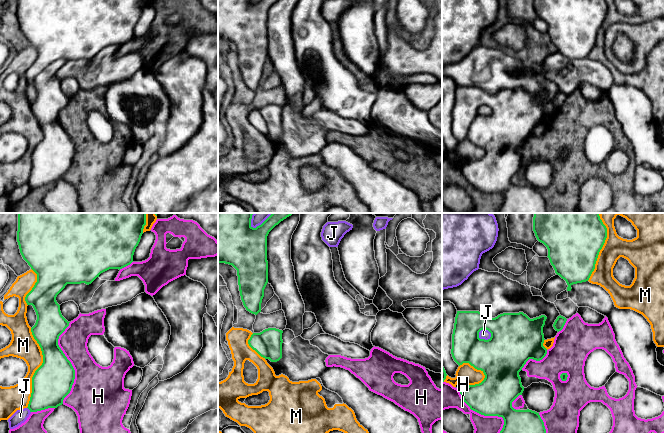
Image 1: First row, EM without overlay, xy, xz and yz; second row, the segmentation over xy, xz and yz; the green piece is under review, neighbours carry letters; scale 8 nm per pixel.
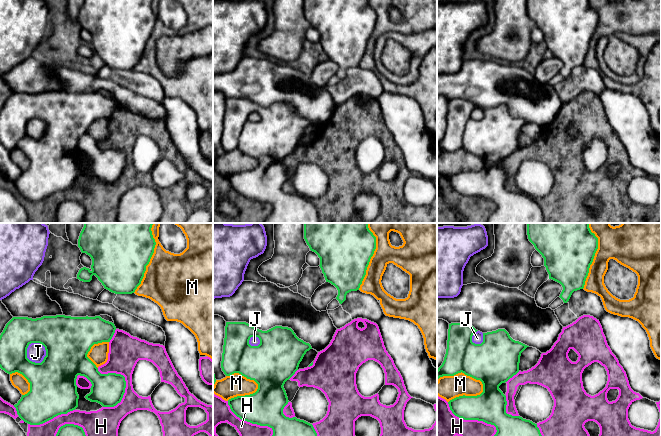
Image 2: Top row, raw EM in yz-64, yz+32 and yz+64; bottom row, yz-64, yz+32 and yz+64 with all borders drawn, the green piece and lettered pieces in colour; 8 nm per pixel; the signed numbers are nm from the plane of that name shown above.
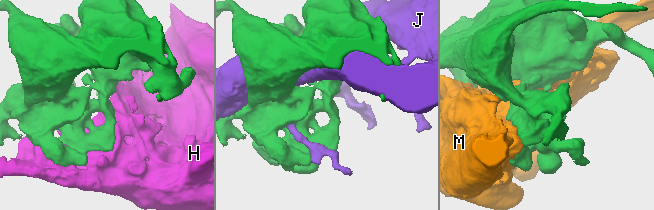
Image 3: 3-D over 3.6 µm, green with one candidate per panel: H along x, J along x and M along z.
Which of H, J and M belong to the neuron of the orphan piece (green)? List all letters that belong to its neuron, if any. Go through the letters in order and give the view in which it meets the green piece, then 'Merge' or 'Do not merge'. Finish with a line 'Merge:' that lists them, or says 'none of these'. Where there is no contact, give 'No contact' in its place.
H: Touches green in xy. Do not merge
J: Touches green in yz. Do not merge
M: Touches green in xy. Do not merge
Merge: none of these

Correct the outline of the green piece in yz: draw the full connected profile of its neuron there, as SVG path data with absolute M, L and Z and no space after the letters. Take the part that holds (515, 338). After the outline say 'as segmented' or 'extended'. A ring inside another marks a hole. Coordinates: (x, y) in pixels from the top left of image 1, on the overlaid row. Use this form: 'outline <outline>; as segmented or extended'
outline M457 311L452 334L452 357L459 366L469 363L485 375L481 383L469 385L459 392L471 410L484 416L502 417L504 425L500 433L546 433L539 413L512 407L512 402L524 391L519 372L529 359L540 361L547 354L543 346L546 319L545 315L530 319L523 312L503 313L490 318L479 311ZM483 329L491 333L488 340L479 338Z; as segmented

